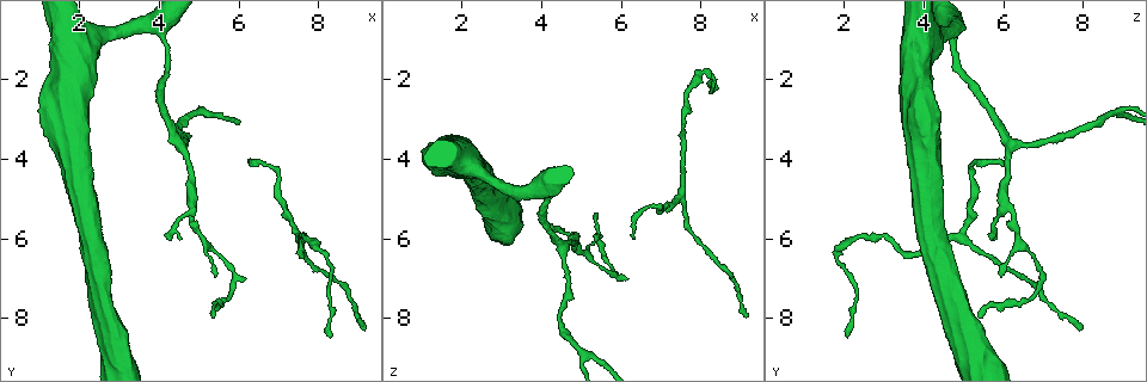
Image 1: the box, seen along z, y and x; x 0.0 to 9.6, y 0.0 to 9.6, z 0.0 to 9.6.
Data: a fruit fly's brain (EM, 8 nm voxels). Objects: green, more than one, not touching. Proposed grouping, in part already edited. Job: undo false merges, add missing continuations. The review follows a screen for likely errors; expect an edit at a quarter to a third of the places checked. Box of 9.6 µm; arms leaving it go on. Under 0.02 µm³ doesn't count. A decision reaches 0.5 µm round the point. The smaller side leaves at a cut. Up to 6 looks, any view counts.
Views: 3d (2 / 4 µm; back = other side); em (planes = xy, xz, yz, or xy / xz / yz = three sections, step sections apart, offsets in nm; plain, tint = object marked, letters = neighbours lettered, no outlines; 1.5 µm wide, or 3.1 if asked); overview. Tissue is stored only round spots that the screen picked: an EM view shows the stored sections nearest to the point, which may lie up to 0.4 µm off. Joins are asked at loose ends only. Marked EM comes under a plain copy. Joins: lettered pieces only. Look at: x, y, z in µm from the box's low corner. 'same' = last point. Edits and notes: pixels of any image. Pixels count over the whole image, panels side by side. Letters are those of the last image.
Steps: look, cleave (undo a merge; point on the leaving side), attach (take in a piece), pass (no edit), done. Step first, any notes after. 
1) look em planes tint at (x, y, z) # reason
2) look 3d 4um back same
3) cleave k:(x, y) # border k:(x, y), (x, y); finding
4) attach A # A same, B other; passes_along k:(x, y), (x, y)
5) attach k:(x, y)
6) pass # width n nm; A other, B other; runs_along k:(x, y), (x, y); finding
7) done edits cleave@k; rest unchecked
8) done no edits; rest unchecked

look em planes letters at (9.20, 8.25, 8.00) # branch stops here

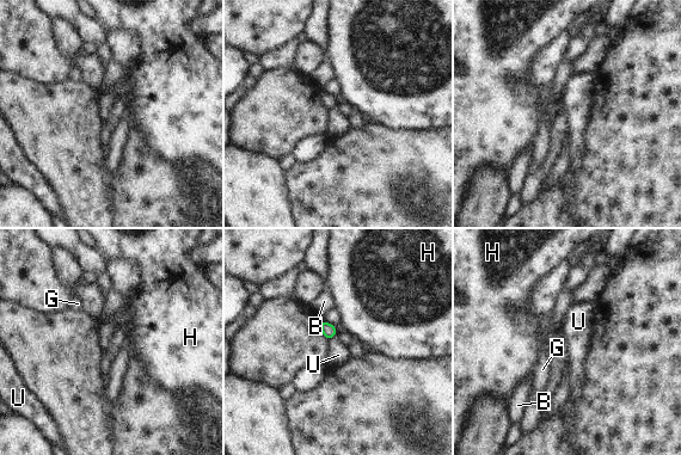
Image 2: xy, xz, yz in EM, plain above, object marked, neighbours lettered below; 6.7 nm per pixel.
pass # B other, G other, H other, U other; no lettered piece goes on from it

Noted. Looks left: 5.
look 3d 2um back at (4.30, 6.05, 5.75) # thin end

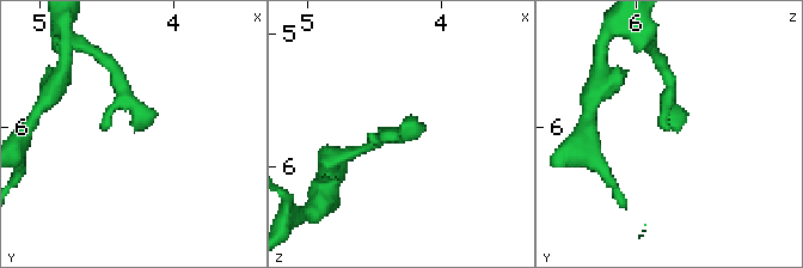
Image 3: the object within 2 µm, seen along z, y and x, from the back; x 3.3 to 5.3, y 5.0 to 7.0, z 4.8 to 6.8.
look em planes letters at (4.30, 6.02, 5.68) # now the EM

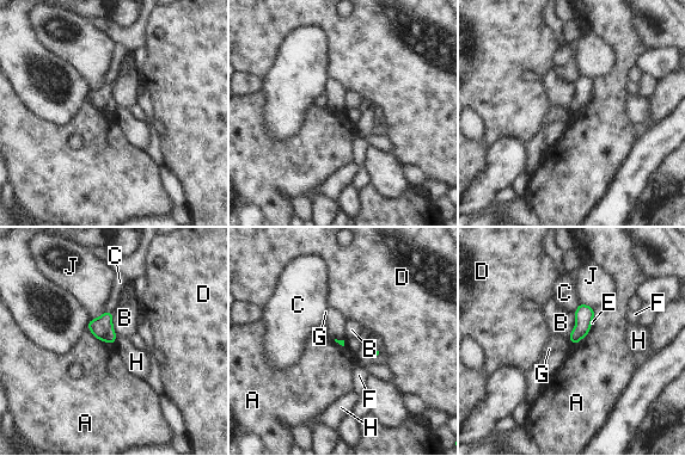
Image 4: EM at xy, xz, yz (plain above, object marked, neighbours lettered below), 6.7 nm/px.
pass # A other, B other, C other, D other, E other, F other, G other, H other, J other; border 4:(117, 337), (112, 344); none of them fits

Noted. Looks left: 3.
look em planes tint at (8.25, 8.45, 2.05) # tapers out

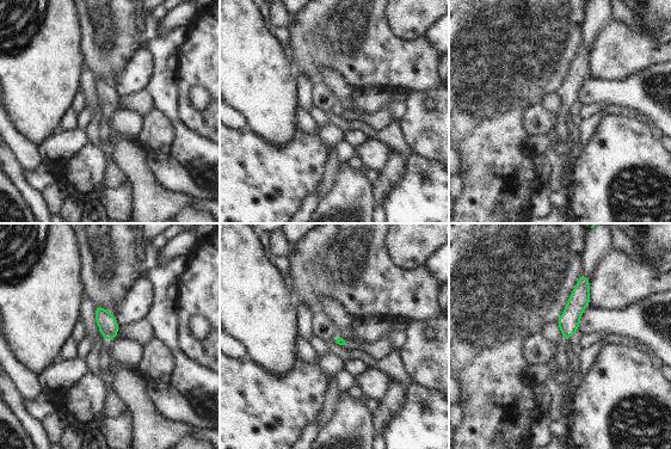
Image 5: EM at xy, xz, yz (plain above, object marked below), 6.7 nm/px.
look em planes letters same

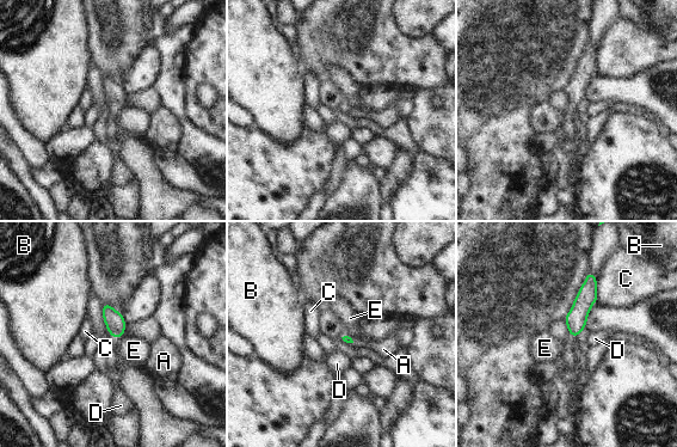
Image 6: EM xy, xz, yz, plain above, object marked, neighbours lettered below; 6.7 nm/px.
pass # A other, B other, C other, D other, E other; runs_along 6:(590, 276), (573, 332); no lettered piece goes on from it

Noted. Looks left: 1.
done no edits; rest unchecked

